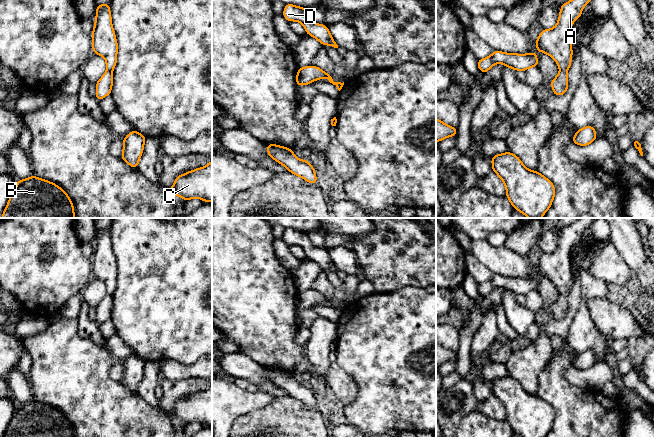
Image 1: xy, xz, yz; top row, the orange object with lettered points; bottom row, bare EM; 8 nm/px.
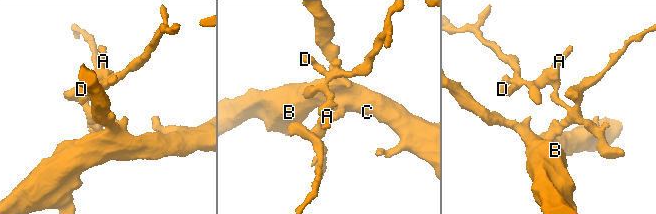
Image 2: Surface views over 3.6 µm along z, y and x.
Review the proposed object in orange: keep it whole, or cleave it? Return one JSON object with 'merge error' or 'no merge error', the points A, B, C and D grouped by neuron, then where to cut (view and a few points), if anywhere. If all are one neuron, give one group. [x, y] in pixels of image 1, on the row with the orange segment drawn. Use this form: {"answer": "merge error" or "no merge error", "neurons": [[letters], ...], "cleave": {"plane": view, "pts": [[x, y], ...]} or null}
{"answer": "merge error", "neurons": [["A", "D"], ["B", "C"]], "cleave": {"plane": "yz", "pts": [[561, 70], [566, 72]]}}

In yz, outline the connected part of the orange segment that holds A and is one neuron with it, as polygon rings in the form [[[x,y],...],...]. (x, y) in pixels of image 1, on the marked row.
[[[570,0],[567,3],[562,3],[559,13],[559,19],[553,29],[543,29],[535,41],[537,50],[544,52],[552,57],[561,71],[567,72],[572,62],[572,43],[571,43],[571,26],[573,22],[581,17],[582,10],[591,0]]]

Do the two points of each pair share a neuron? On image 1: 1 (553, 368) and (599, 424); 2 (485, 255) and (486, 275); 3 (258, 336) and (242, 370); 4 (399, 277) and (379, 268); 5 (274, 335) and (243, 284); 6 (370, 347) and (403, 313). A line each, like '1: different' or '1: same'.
1: same
2: different
3: different
4: same
5: same
6: same

